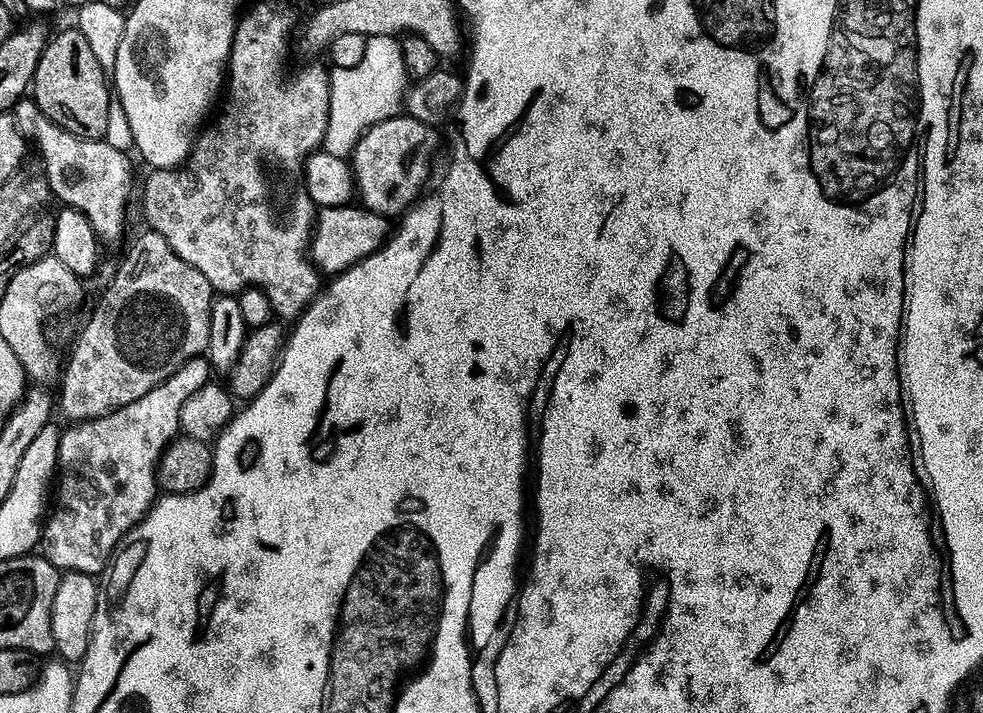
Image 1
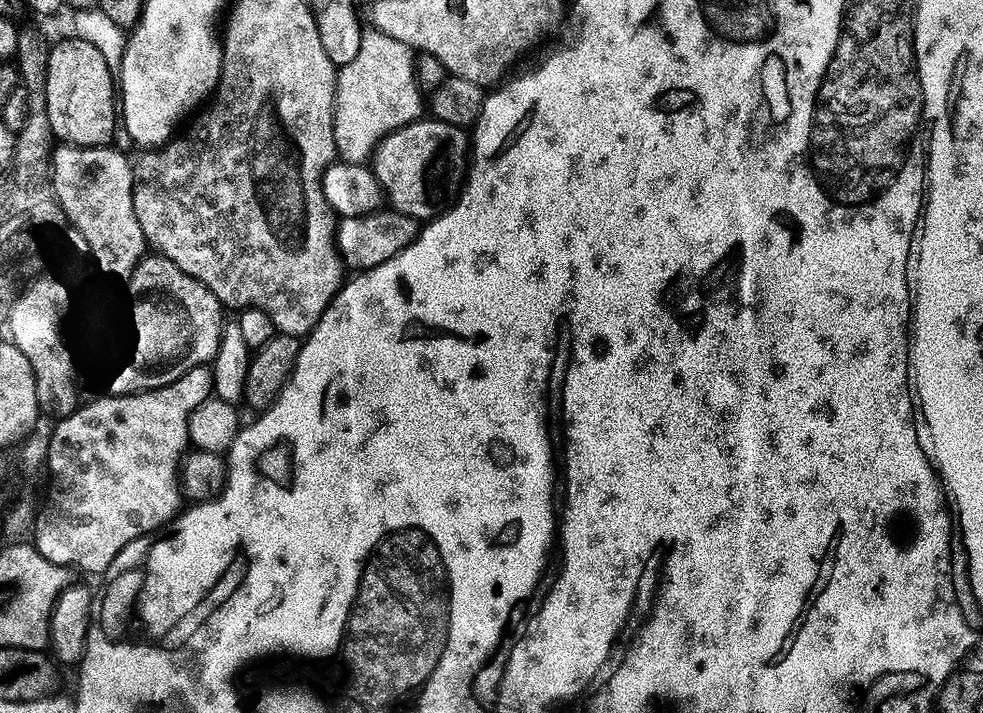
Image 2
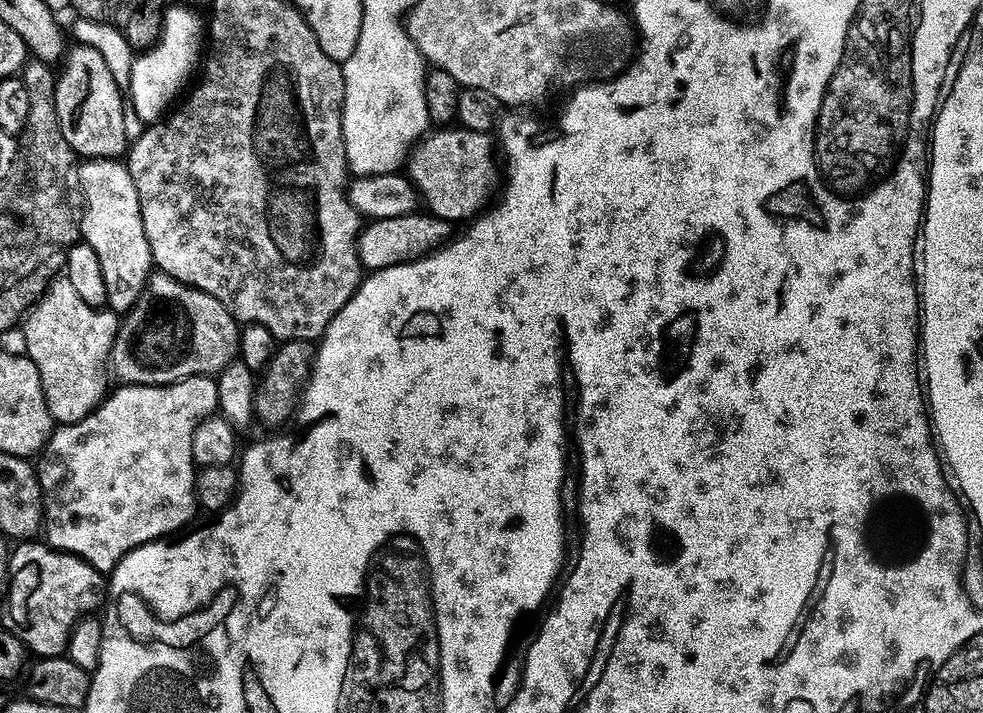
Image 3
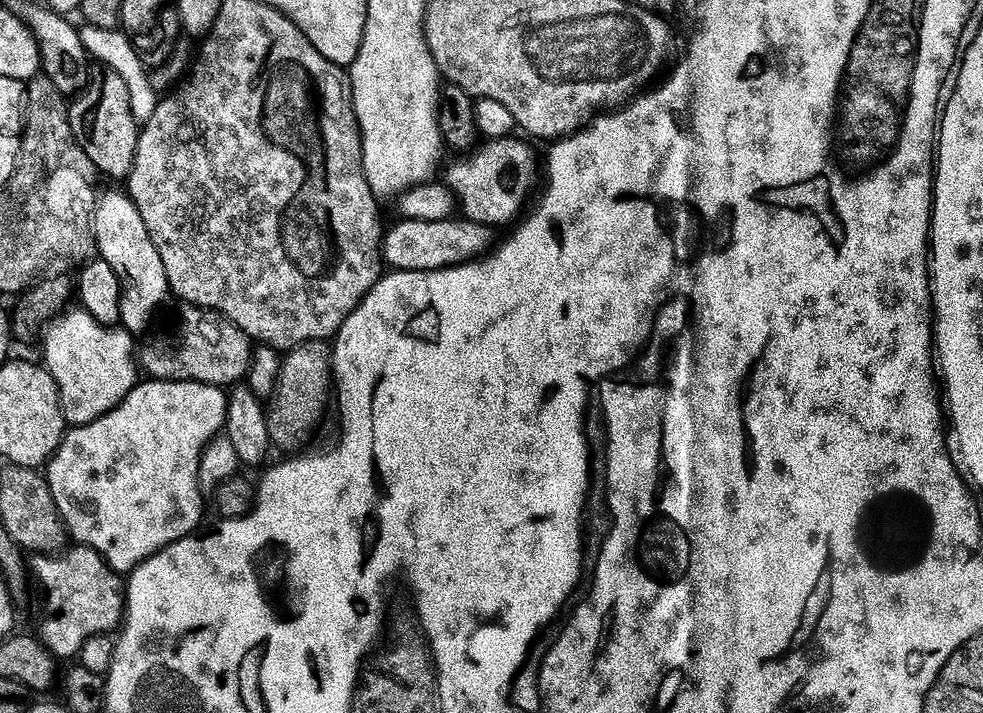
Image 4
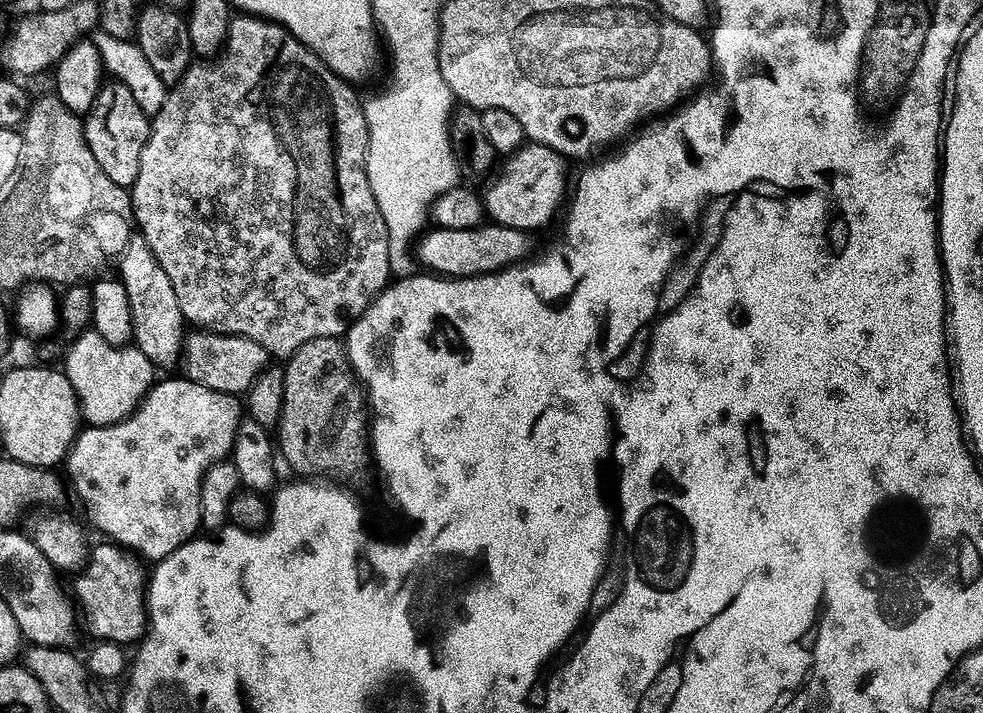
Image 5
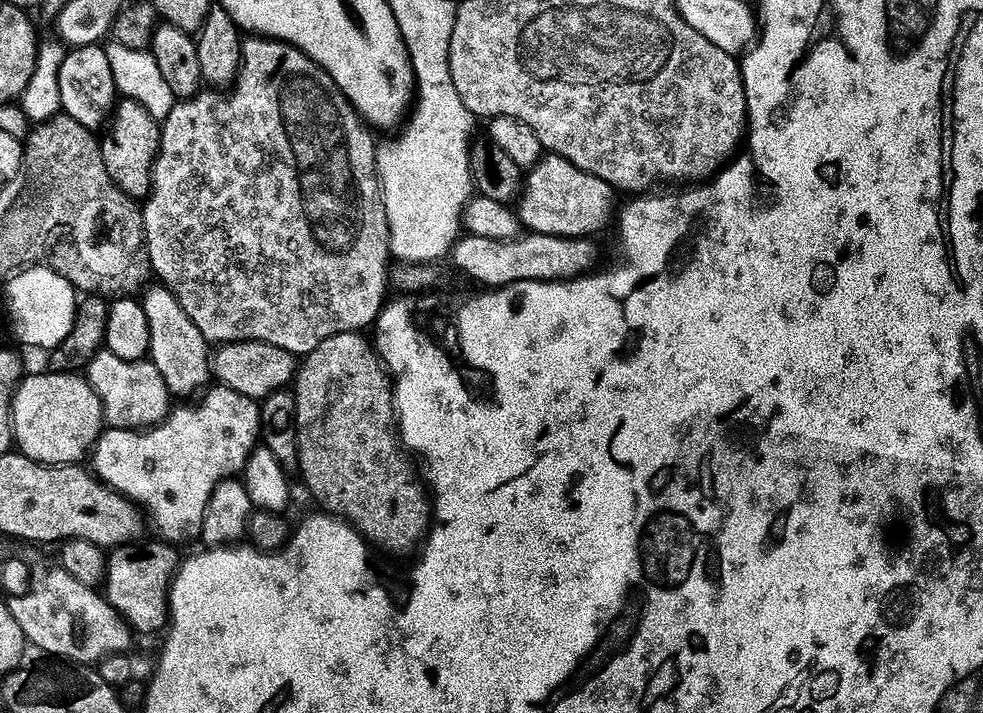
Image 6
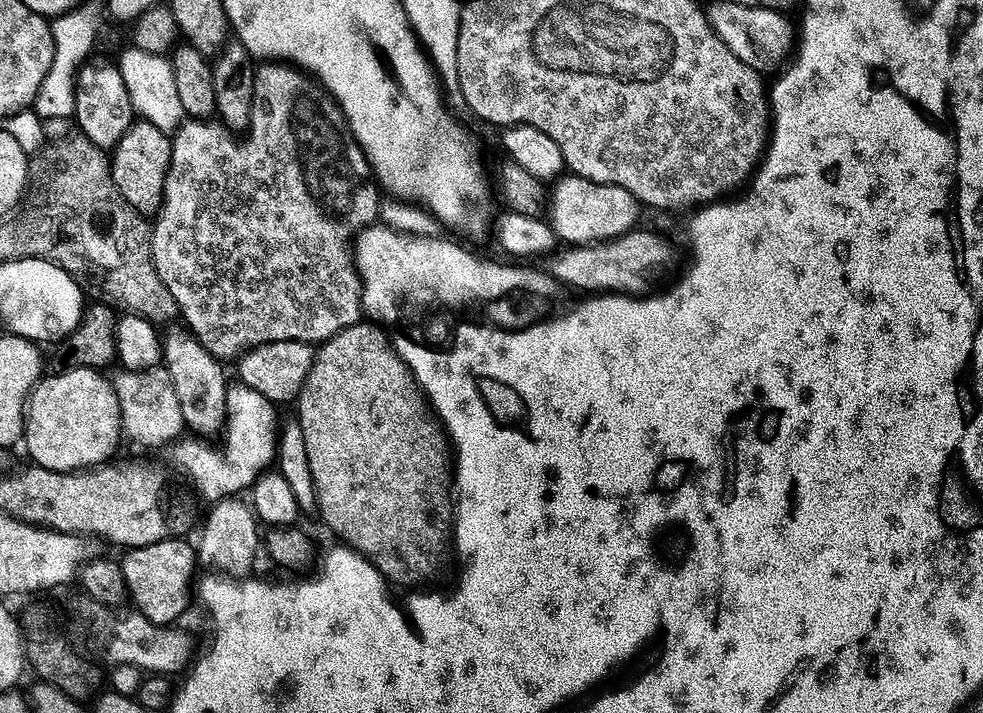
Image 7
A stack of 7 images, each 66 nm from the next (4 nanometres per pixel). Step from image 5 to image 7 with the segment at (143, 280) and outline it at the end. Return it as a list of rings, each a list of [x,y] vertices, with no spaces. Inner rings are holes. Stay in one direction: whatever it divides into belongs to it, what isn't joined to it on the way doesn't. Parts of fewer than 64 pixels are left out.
[[[183,327],[162,336],[162,366],[169,372],[170,382],[180,407],[180,419],[185,429],[200,438],[212,438],[224,426],[224,406],[228,384],[224,380],[224,368],[219,359],[211,356],[196,341],[195,336]]]

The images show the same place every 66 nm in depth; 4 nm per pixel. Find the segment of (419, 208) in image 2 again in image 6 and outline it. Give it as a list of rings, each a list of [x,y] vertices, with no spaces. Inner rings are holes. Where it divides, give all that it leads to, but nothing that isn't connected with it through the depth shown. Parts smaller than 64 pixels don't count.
[[[544,154],[527,169],[514,213],[528,232],[588,238],[596,234],[592,232],[598,231],[611,216],[613,219],[612,195],[612,185],[602,178],[574,166],[564,156]]]

